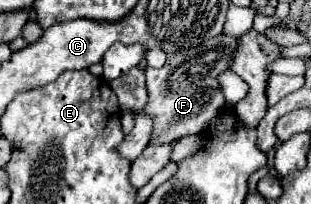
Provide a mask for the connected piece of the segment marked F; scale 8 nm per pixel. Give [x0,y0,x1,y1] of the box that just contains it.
[144,33,238,145]

